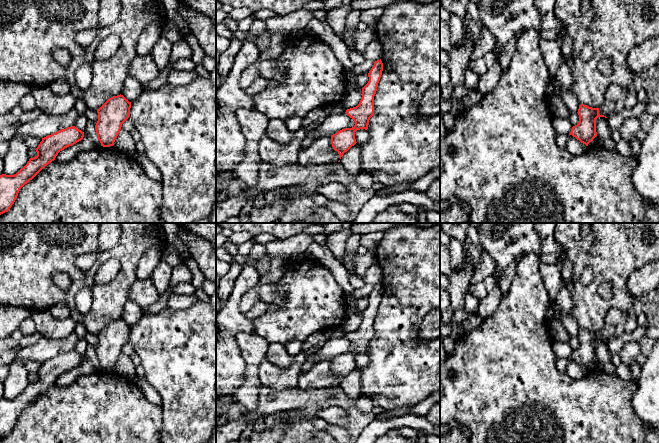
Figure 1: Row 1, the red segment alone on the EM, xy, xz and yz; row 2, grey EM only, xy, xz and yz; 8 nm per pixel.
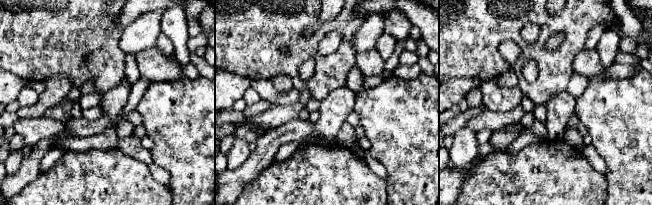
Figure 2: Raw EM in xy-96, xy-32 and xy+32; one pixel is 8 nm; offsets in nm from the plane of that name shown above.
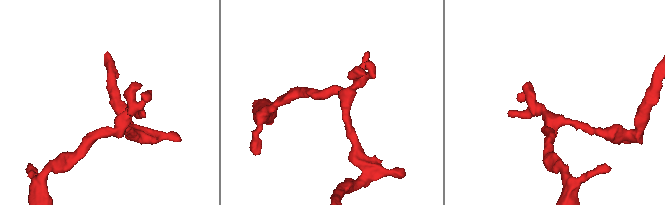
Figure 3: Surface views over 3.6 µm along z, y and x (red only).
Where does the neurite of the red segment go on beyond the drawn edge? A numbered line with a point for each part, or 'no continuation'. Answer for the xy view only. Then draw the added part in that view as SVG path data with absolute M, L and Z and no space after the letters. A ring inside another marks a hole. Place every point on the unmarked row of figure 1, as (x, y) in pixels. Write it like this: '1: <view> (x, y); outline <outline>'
no continuation

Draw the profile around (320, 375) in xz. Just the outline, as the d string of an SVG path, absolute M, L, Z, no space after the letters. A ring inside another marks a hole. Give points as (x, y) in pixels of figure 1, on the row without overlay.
M331 360L314 364L307 372L300 372L298 388L302 390L336 387L340 380L331 368Z

